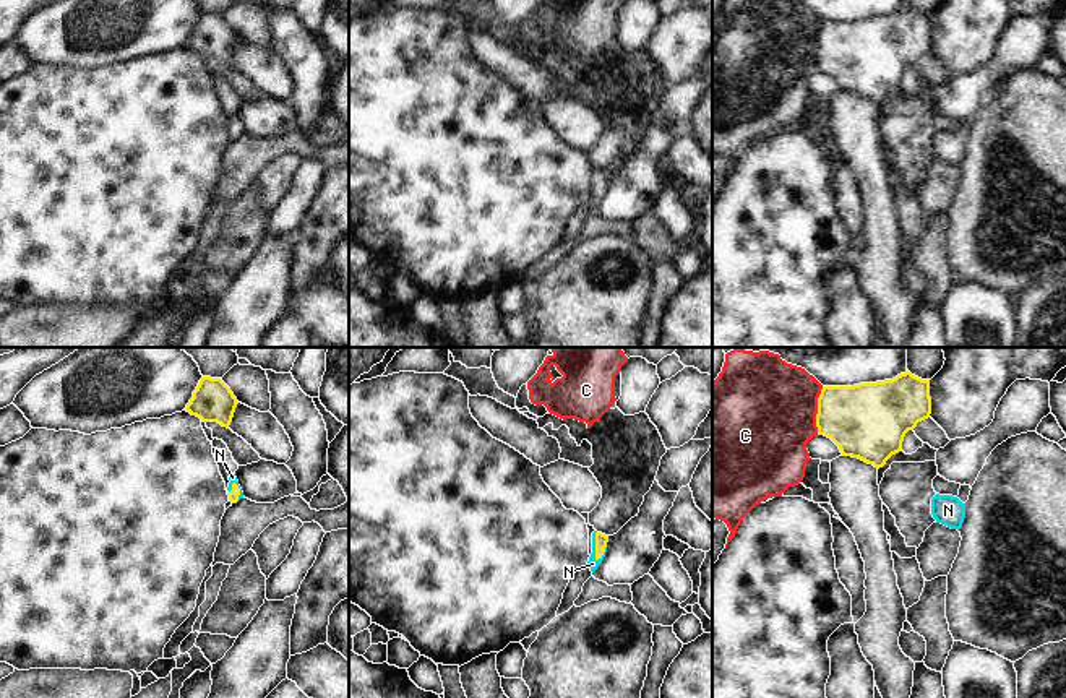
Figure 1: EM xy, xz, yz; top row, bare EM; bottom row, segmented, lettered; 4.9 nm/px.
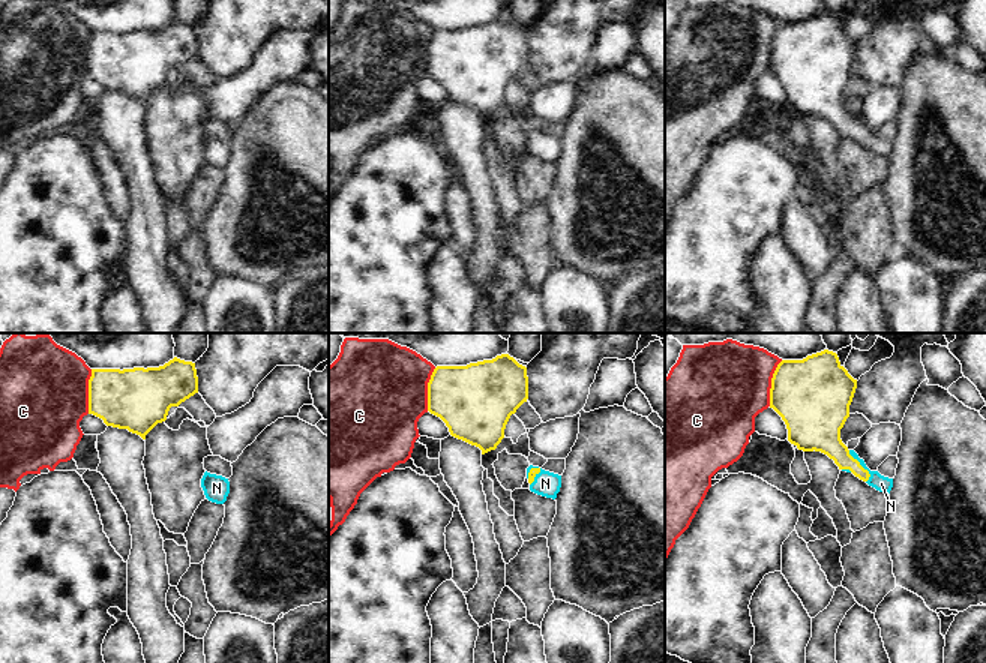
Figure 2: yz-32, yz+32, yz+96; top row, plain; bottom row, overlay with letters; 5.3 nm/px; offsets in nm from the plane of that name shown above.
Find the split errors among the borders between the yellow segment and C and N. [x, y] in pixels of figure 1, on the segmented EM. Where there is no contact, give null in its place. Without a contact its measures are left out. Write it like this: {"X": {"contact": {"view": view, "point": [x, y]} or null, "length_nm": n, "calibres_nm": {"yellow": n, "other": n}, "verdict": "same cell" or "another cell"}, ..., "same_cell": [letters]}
{"C": {"contact": {"view": "yz", "point": [818, 409]}, "length_nm": 240, "calibres_nm": {"yellow": 380, "other": 480}, "verdict": "another cell"}, "N": {"contact": {"view": "xz", "point": [596, 546]}, "length_nm": 150, "calibres_nm": {"yellow": 60, "other": 60}, "verdict": "same cell"}, "same_cell": ["N"]}

